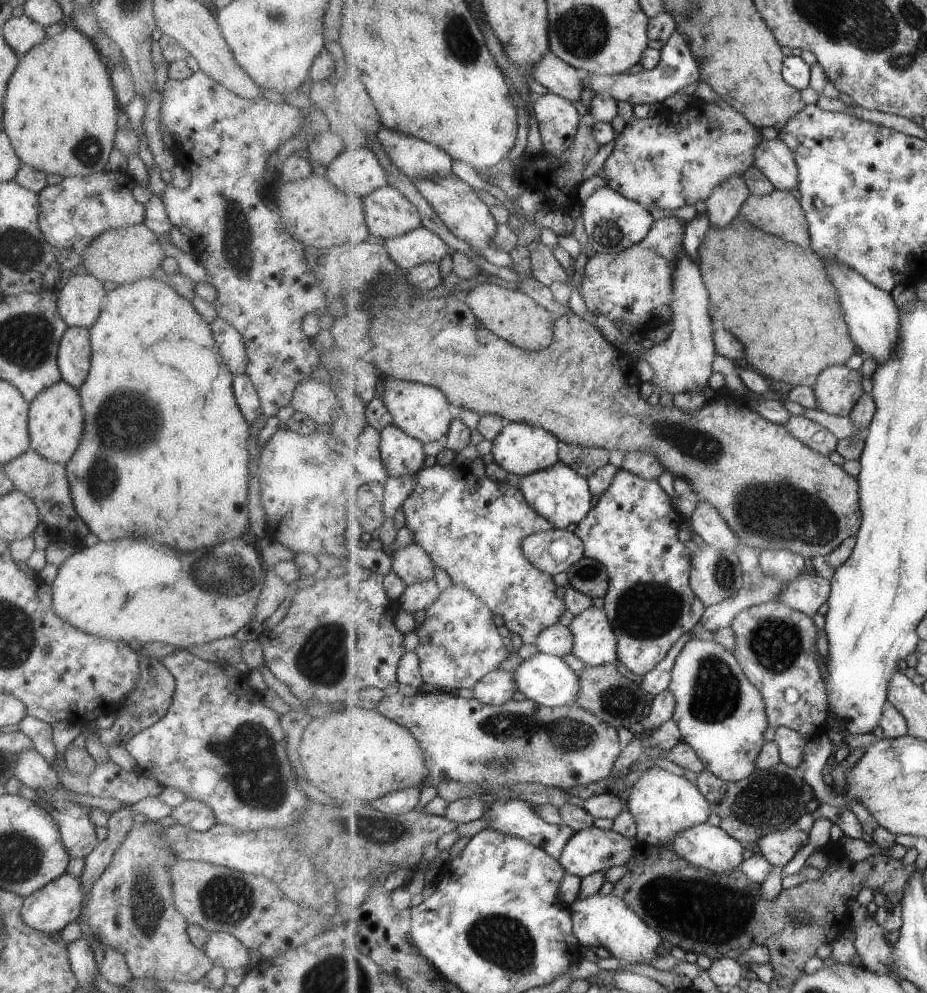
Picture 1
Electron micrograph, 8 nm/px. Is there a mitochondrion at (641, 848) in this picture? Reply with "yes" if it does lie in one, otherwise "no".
no

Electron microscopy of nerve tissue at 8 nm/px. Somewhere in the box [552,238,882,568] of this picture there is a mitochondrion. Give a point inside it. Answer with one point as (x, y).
(811, 518)

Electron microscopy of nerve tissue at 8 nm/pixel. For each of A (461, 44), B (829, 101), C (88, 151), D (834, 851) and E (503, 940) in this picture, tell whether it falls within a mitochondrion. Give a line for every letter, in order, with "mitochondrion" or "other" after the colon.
A: mitochondrion
B: other
C: mitochondrion
D: other
E: mitochondrion

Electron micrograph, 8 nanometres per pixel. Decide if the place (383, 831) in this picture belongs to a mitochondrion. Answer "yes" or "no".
yes

